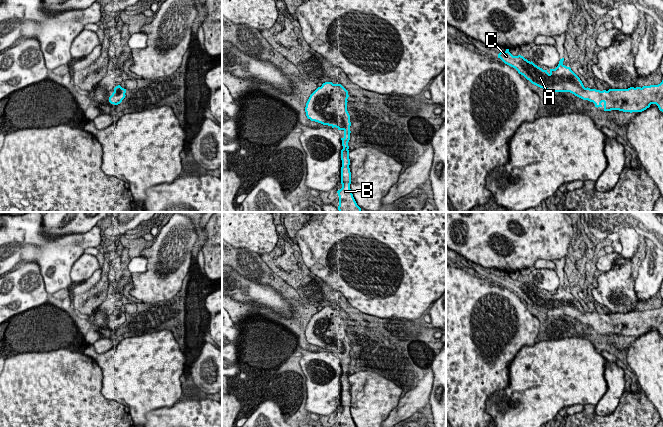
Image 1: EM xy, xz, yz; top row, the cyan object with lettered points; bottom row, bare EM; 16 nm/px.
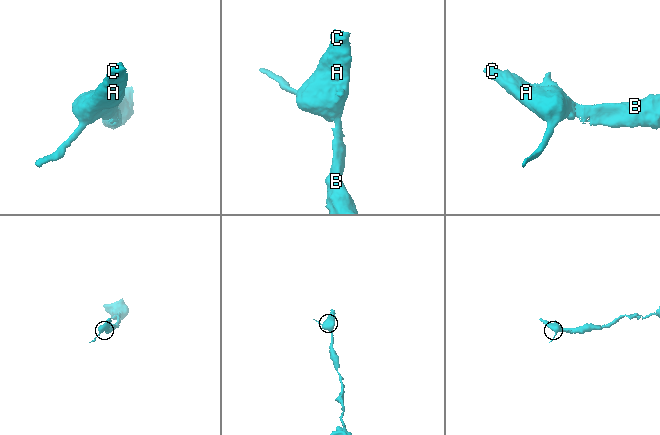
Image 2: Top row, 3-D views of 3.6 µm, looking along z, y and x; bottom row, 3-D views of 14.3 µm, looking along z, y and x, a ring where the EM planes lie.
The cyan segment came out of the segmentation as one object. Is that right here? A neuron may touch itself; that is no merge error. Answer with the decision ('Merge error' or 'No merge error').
No merge error

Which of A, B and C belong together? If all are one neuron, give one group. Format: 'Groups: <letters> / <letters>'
Groups: A B C

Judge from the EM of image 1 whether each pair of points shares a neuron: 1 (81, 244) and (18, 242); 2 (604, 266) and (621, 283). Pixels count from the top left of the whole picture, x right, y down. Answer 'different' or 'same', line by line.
1: same
2: different

